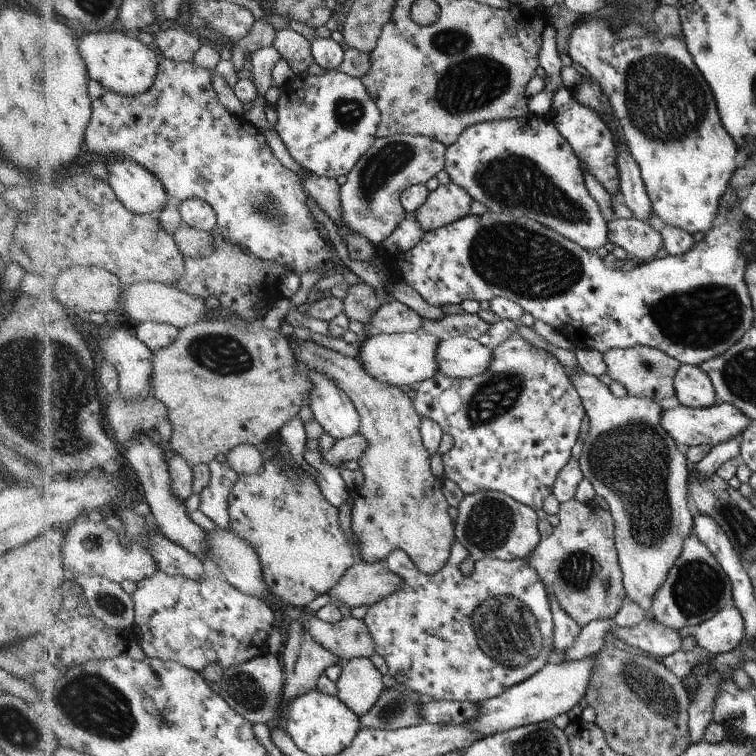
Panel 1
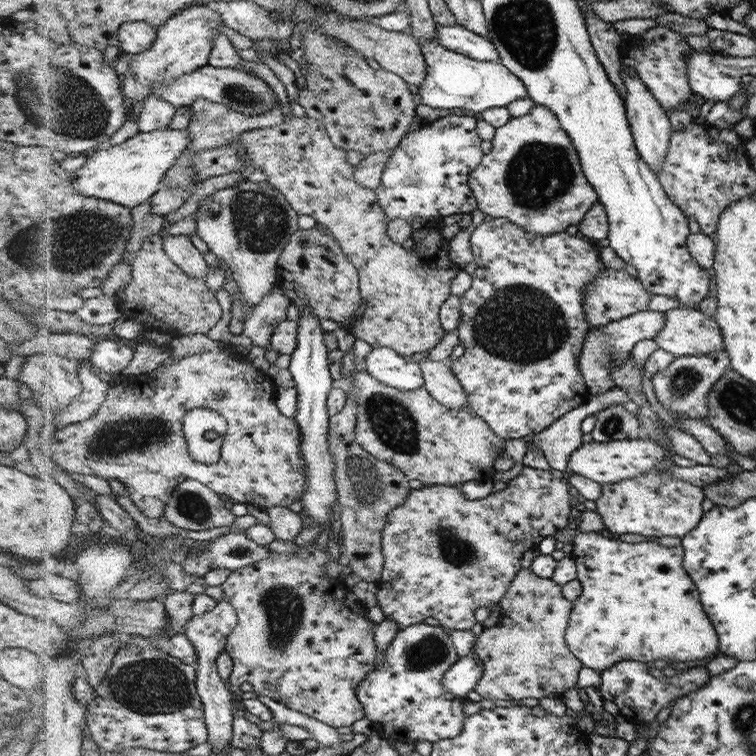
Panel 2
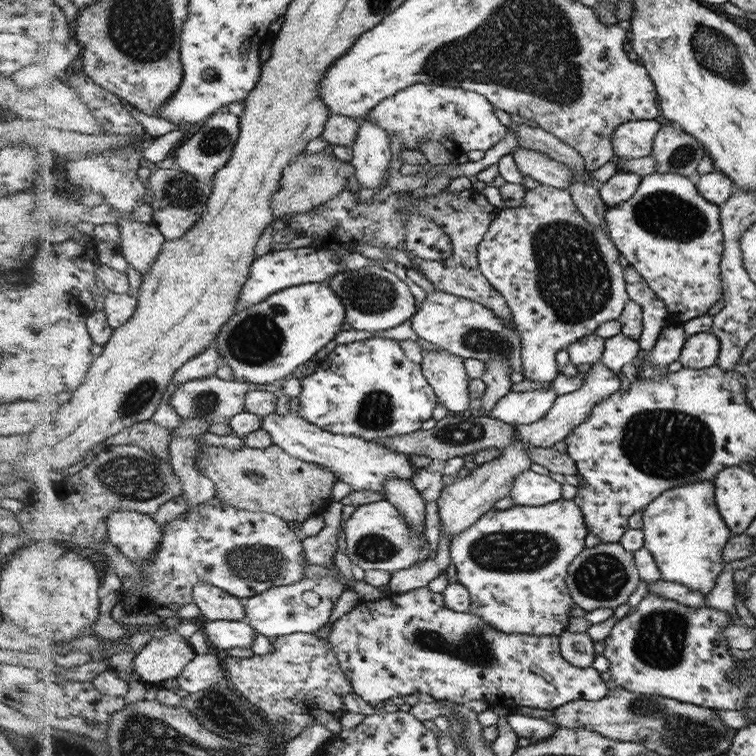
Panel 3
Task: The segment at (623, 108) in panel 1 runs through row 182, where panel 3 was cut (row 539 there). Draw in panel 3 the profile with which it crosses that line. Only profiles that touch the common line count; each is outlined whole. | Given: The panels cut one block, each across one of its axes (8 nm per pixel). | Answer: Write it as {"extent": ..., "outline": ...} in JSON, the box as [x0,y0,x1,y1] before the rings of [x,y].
{"extent":[641,481,733,596],"outline":[[[712,481],[684,484],[662,493],[645,506],[641,530],[643,548],[652,554],[662,580],[687,586],[704,596],[714,588],[724,567],[726,544],[733,534],[717,507]]]}

